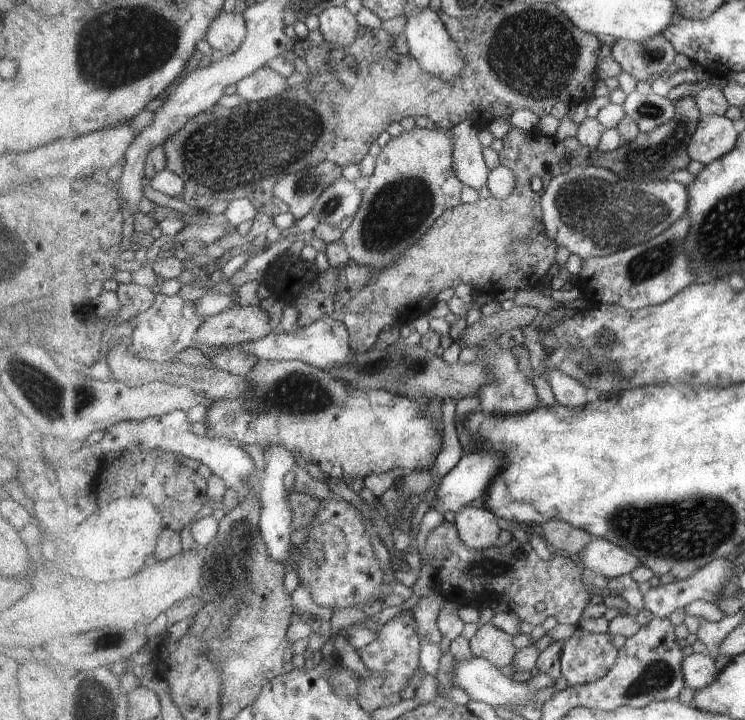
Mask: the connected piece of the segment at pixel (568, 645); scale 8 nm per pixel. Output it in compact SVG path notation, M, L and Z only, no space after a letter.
M579 628L563 644L561 654L562 675L568 680L568 686L587 685L603 679L618 662L620 650L612 644L612 636L607 633L594 633Z

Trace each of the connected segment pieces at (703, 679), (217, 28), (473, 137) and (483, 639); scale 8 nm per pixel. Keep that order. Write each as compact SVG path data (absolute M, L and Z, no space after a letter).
M694 653L684 659L684 676L687 686L701 691L707 686L713 685L721 675L722 669L718 672L716 659L710 653Z
M224 11L213 22L207 40L214 49L224 52L225 56L234 54L249 35L249 24L242 13Z
M471 119L456 125L450 131L457 146L455 169L459 179L478 191L489 186L492 172L485 157L486 147L481 141L480 133Z
M488 622L471 639L472 650L476 657L491 660L496 666L510 666L520 652L514 646L514 635L497 628Z

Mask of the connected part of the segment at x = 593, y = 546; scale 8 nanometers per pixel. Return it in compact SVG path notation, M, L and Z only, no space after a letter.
M596 539L581 552L578 560L589 575L602 574L608 579L630 575L643 560L610 540Z

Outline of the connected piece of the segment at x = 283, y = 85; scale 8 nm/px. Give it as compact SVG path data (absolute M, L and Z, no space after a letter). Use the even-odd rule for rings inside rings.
M266 66L237 82L233 91L247 101L260 102L278 96L288 88L290 82L292 82L291 78L282 76L280 72Z

